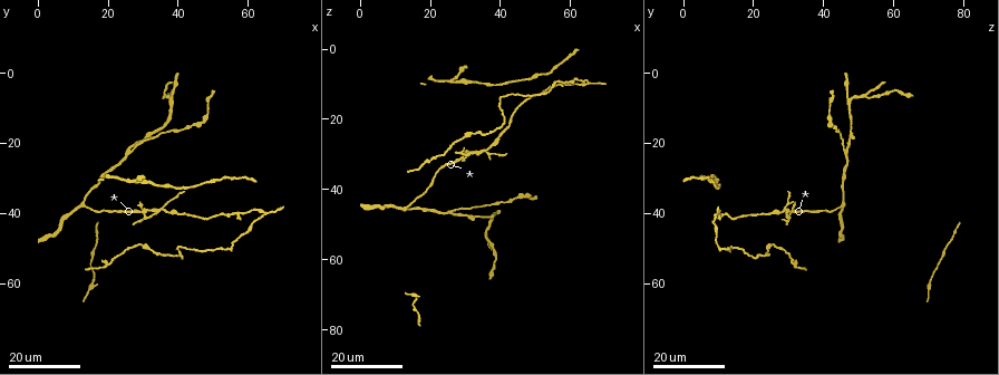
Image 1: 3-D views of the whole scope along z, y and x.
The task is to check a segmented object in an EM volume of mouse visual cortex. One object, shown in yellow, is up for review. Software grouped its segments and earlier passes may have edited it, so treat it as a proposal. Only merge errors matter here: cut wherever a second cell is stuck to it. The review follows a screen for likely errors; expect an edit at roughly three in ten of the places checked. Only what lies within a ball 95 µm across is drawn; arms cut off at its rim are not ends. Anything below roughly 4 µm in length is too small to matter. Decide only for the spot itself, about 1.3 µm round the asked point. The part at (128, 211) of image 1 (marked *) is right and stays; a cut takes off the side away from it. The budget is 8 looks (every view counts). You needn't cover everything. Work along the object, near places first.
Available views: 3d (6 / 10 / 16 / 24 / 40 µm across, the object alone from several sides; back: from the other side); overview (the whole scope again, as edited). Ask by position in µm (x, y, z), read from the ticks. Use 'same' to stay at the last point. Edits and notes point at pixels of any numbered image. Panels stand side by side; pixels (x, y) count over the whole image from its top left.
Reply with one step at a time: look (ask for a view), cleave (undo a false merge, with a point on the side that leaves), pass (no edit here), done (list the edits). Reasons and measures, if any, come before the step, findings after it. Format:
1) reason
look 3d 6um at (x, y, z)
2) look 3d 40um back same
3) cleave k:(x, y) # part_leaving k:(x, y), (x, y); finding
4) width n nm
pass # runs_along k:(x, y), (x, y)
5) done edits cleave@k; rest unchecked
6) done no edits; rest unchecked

four-way junction
look 3d 24um at (26.5, 22.5, 46.0)

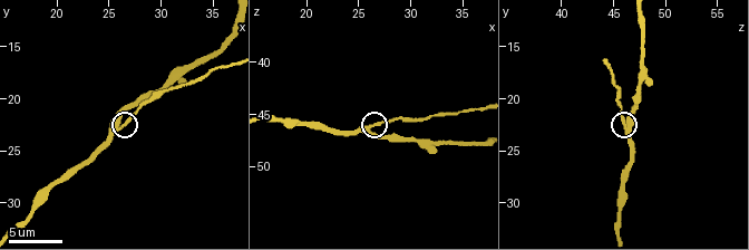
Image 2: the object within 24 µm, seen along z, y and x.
closer look
look 3d 6um at (26.2, 22.4, 46.0)

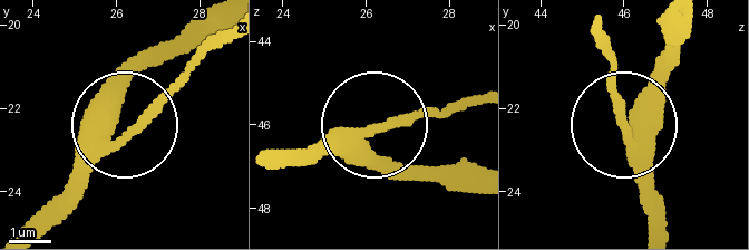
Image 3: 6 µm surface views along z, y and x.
pass # runs_along 3:(269, 150), (343, 150), (397, 117), (447, 117); all the same cell

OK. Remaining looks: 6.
arms part here
look 3d 24um at (36.0, 6.5, 51.5)

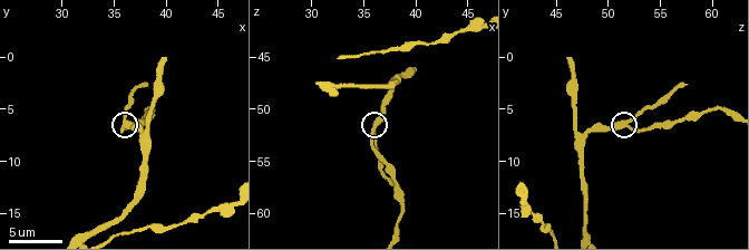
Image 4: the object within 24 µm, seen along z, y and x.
look 3d 10um at (35.8, 6.4, 51.8)

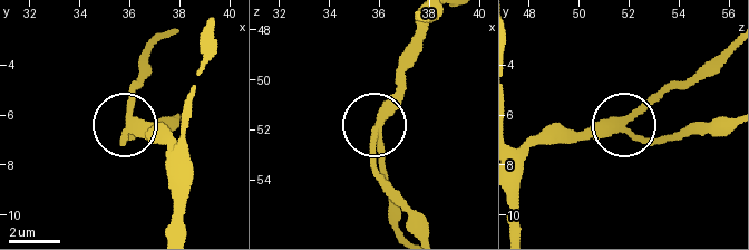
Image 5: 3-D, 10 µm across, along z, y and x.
pass # runs_along 5:(519, 230), (519, 166), (532, 147), (609, 132), (670, 85); continuous, no second cell

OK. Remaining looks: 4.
three-way junction
look 3d 24um at (26.5, 31.0, 8.5)

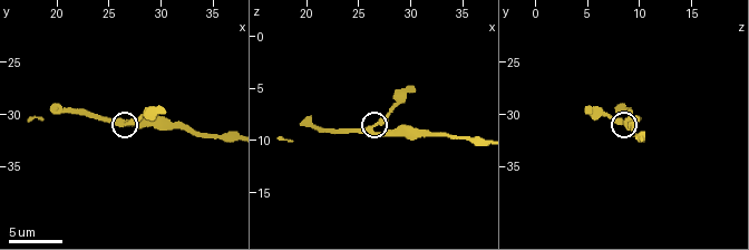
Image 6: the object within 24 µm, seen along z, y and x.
look 3d 6um at (26.0, 30.8, 8.8)

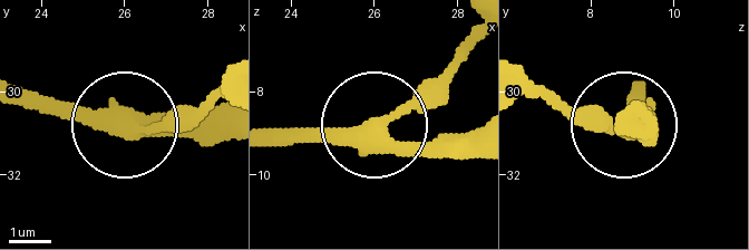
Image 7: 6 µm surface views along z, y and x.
width 360 nm
pass # runs_along 7:(641, 137), (570, 119); continuous, no second cell

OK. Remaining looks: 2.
thin arm on a thick one
look 3d 24um at (35.0, 39.0, 29.5)

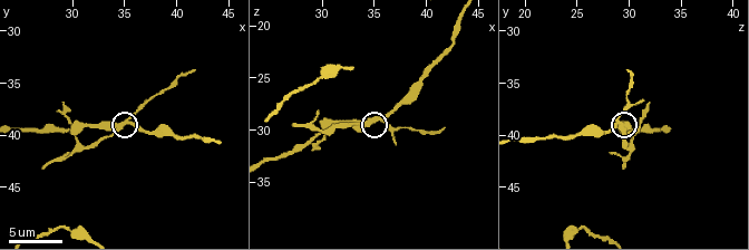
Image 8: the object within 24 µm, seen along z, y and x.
look 3d 6um at (35.2, 38.4, 28.8)

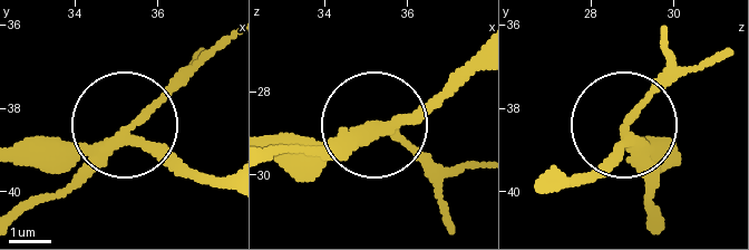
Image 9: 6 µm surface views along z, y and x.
cleave 9:(58, 191) # part_leaving 9:(99, 155), (60, 190), (18, 204); a second cell is stuck on

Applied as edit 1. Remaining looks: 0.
done edits cleave@9; rest unchecked

